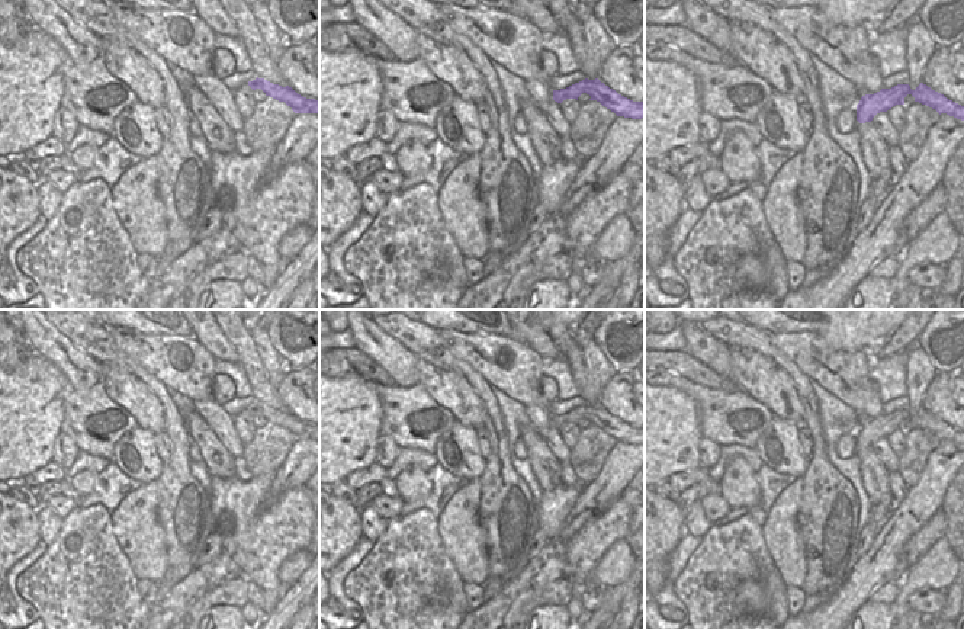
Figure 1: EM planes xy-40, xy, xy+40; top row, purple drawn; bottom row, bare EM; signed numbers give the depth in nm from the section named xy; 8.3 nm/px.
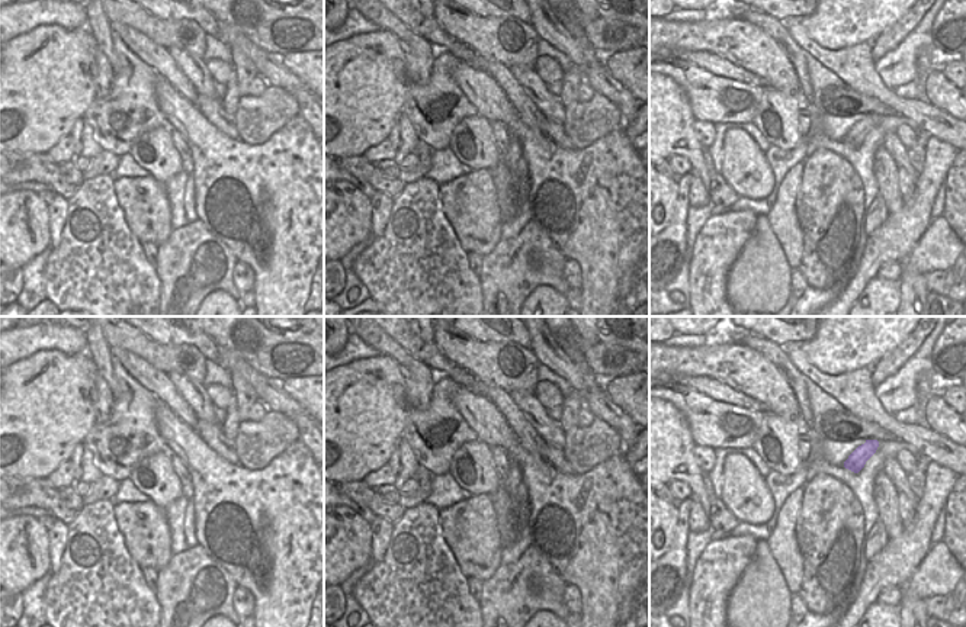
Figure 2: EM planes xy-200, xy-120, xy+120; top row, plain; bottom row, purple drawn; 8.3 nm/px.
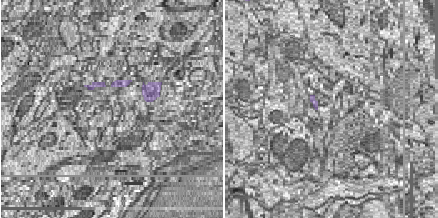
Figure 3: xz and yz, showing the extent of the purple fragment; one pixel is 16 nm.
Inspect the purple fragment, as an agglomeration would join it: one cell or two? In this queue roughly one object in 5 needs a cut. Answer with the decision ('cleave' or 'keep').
keep

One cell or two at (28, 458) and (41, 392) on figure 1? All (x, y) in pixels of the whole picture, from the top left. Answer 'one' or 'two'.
one

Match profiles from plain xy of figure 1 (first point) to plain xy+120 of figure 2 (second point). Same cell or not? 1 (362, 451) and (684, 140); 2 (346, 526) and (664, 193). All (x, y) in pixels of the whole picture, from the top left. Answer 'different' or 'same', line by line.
1: same
2: same

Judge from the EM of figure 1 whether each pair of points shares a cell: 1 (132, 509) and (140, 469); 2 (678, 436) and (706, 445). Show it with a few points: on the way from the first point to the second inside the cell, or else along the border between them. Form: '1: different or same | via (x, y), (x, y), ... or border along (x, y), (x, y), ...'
1: different | border along (154, 481), (143, 484)
2: different | border along (701, 436), (699, 464)

